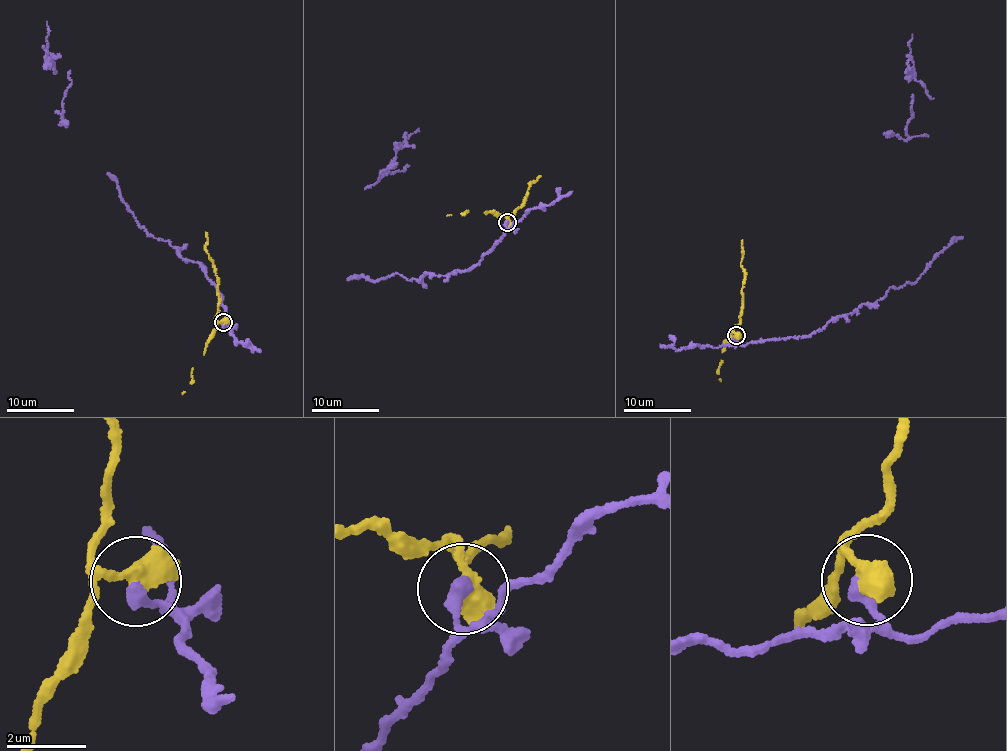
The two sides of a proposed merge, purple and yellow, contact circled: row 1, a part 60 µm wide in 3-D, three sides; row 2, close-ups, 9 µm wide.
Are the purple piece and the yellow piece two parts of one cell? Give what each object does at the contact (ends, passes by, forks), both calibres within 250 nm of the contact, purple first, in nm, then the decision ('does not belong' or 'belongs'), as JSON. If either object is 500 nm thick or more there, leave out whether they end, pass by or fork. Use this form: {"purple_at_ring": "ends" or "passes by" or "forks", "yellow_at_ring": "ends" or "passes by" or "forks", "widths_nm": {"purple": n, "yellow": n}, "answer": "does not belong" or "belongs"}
{"widths_nm": {"purple": 360, "yellow": 650}, "answer": "does not belong"}

